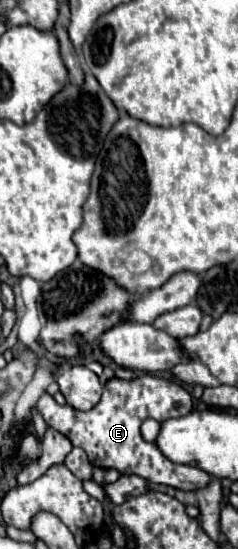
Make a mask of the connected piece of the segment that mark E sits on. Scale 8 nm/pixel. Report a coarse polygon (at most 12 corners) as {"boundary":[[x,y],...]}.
{"boundary":[[112,377],[90,411],[36,405],[90,463],[148,483],[198,489],[208,473],[174,465],[140,435],[144,419],[192,411],[178,383]]}

